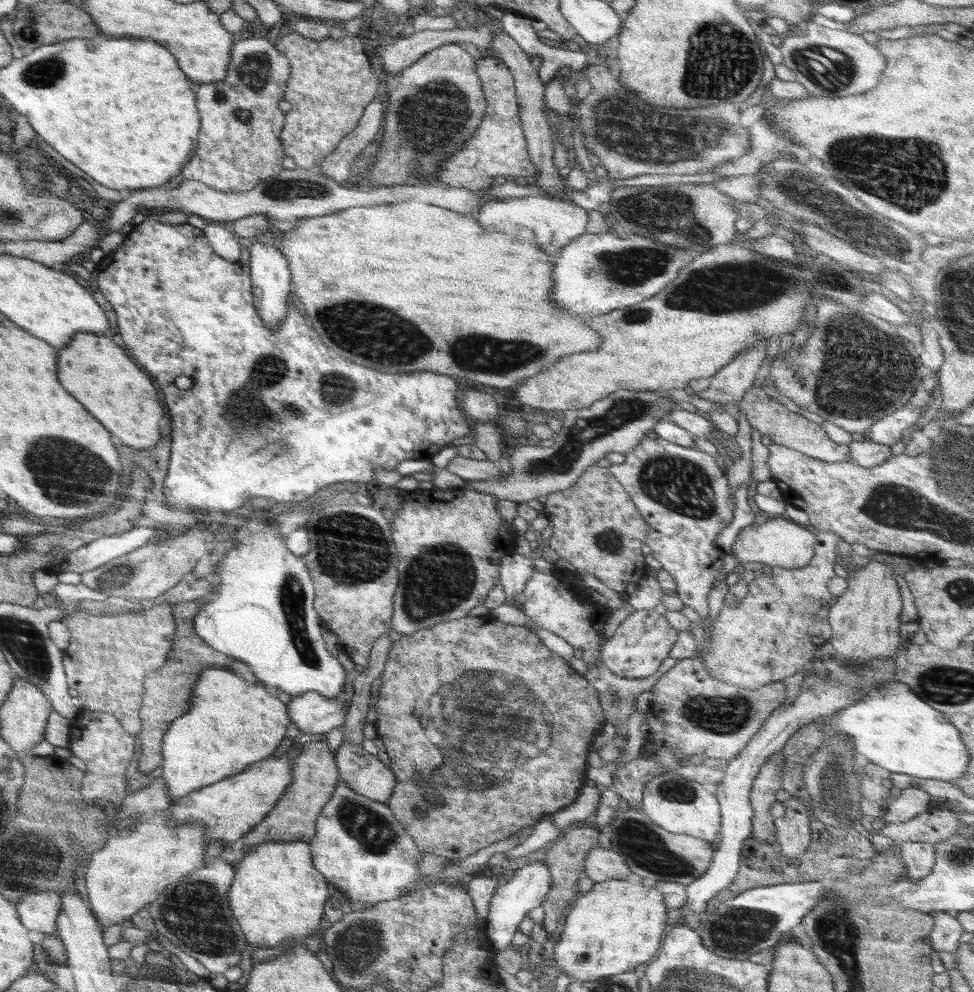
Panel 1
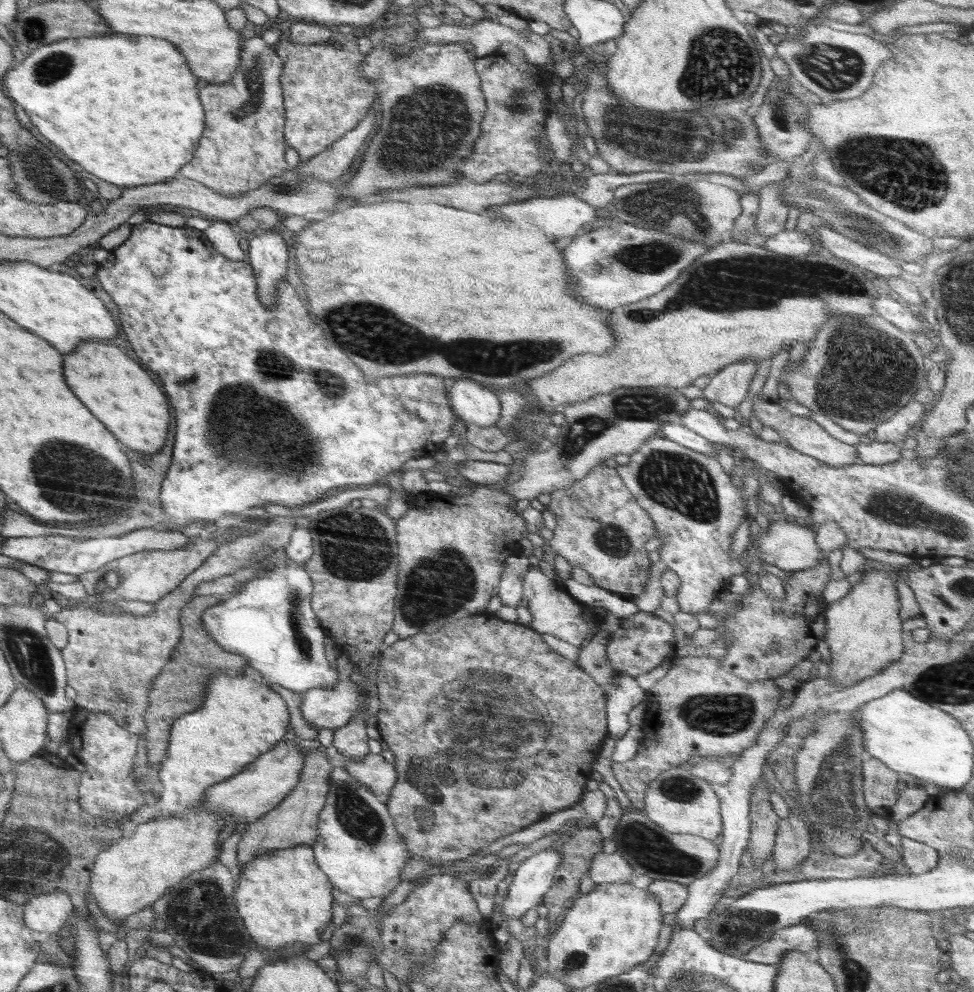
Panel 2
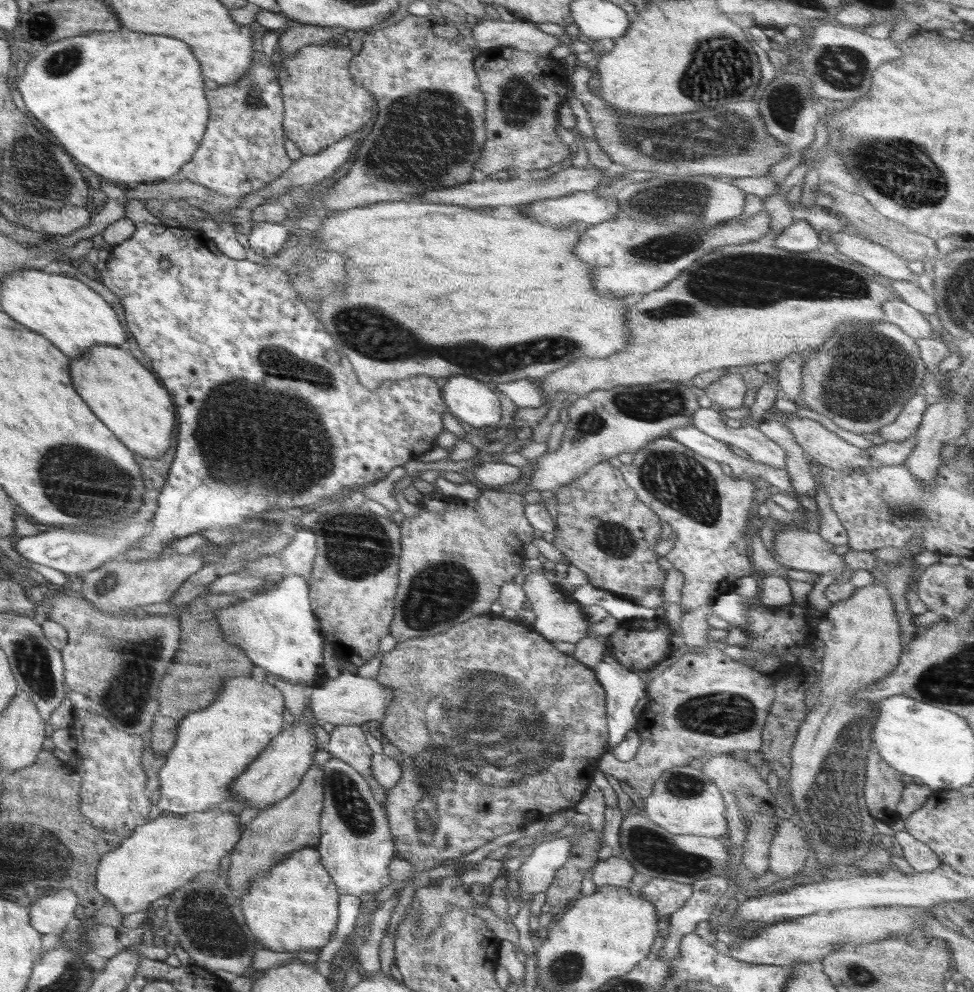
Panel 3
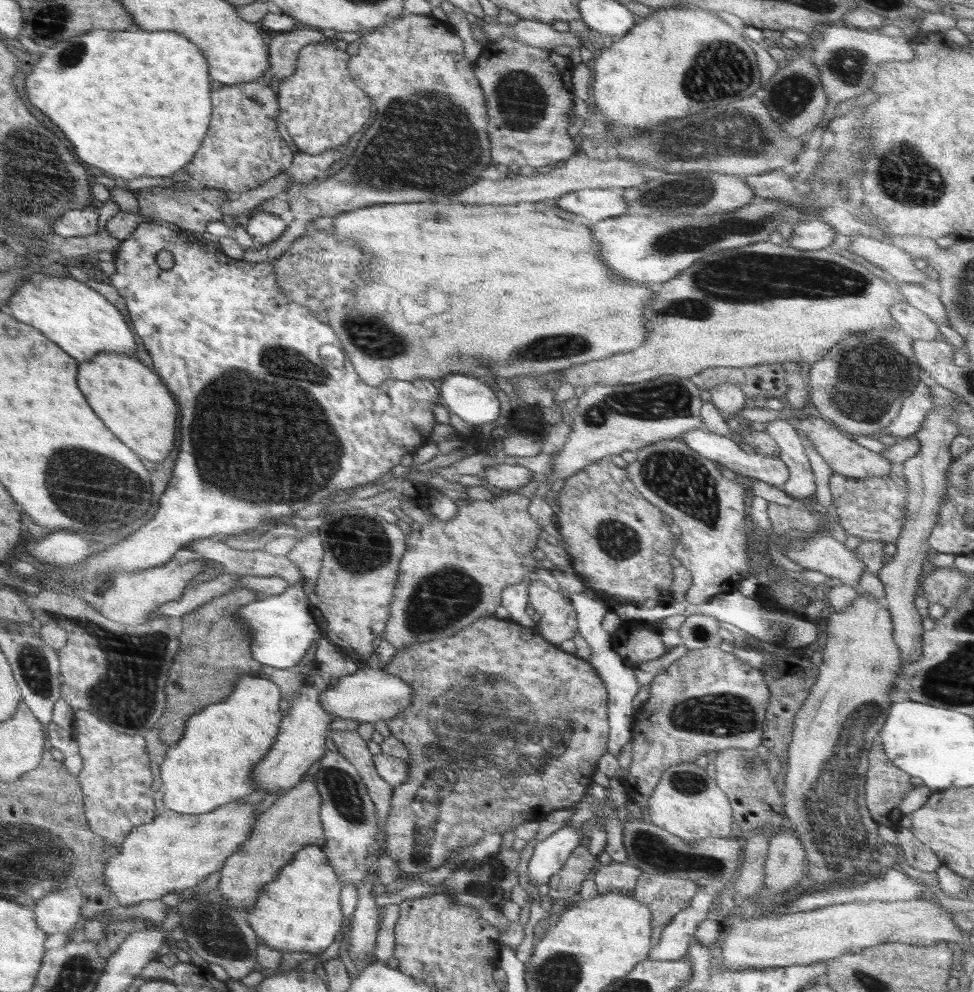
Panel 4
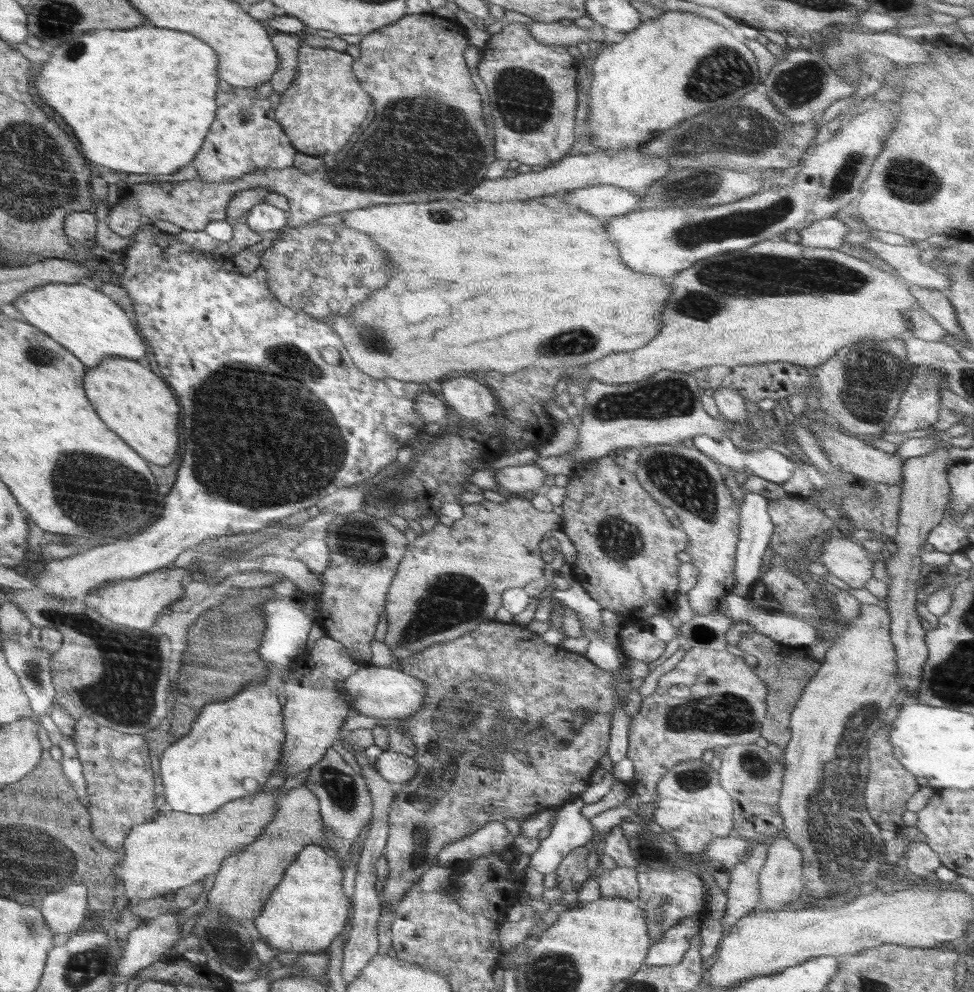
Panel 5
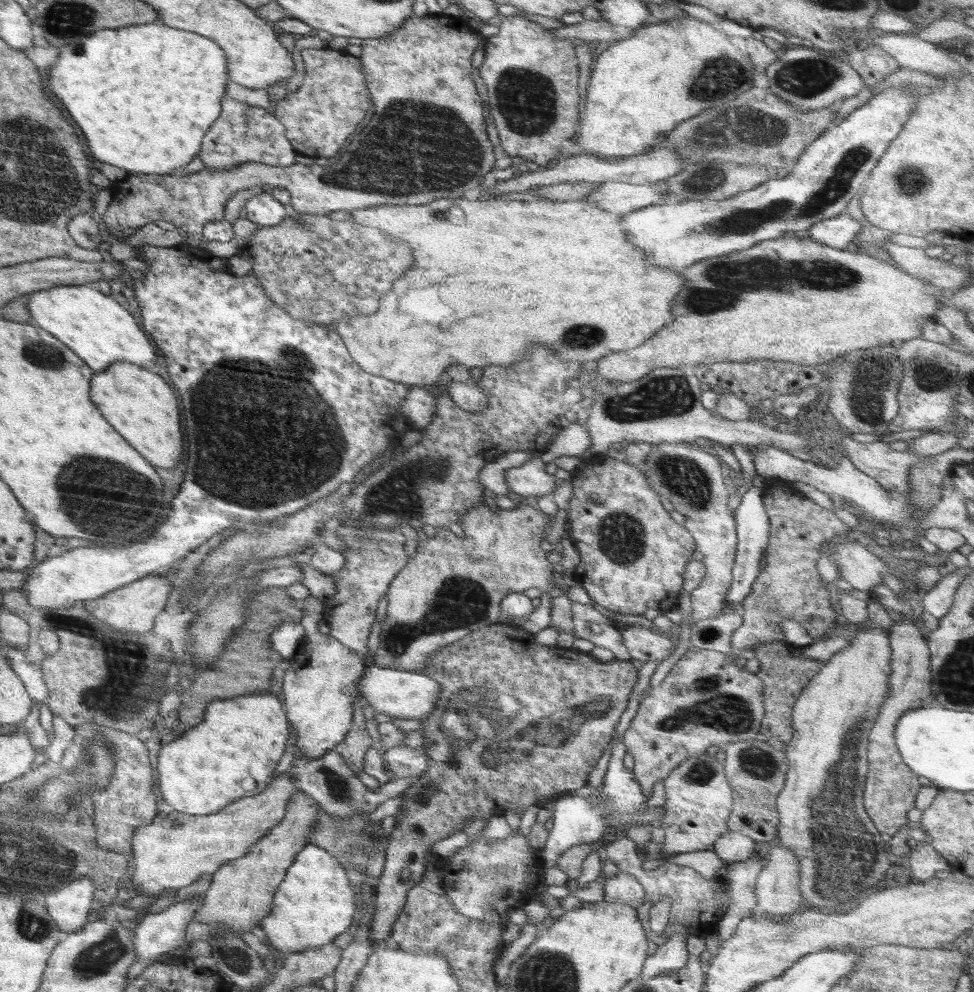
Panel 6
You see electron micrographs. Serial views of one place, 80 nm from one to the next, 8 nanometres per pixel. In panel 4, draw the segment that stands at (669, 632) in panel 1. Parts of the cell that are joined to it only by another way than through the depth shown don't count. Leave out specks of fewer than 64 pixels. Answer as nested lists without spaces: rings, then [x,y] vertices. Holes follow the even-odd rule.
[[[634,620],[613,635],[616,653],[627,667],[632,669],[667,654],[668,645],[658,636],[658,631],[654,622]]]

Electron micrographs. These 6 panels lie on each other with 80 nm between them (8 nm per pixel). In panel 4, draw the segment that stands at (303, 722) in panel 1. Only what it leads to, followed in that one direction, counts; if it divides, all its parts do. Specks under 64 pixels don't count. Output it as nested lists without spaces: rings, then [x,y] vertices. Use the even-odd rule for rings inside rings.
[[[359,667],[354,674],[339,678],[337,684],[330,685],[321,694],[319,702],[324,711],[338,718],[382,725],[410,706],[412,693],[411,686],[399,676],[386,674],[383,669]]]

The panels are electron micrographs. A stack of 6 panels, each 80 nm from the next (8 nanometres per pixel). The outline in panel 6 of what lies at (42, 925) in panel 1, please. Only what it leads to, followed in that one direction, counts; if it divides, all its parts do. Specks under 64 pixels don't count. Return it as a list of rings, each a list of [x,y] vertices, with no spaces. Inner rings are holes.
[[[86,877],[45,896],[43,904],[62,932],[82,930],[92,906],[94,884]]]

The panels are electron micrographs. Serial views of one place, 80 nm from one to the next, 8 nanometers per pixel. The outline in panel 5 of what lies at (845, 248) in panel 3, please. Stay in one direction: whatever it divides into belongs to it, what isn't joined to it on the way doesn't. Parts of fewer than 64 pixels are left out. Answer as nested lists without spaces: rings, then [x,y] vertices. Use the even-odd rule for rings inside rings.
[[[868,240],[862,246],[874,252],[878,258],[882,258],[888,266],[892,266],[909,284],[938,288],[942,294],[950,284],[950,278],[946,274],[938,274],[928,264],[922,264],[918,260],[921,252],[912,246],[890,246],[880,240]]]

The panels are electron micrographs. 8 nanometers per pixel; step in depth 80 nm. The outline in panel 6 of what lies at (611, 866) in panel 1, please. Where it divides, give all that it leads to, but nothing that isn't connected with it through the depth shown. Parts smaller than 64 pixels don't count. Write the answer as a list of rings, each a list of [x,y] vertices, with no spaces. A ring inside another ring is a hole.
[[[620,871],[610,878],[602,878],[602,881],[608,902],[621,902],[636,908],[645,901],[643,886],[630,873]]]

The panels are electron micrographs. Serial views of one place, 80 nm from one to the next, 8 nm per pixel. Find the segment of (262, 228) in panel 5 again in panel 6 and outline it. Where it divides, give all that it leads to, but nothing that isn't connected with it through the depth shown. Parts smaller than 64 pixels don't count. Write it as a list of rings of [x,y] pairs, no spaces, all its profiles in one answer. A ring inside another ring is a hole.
[[[256,188],[256,192],[245,204],[244,216],[259,227],[280,224],[288,215],[289,207],[278,202],[267,188]]]

